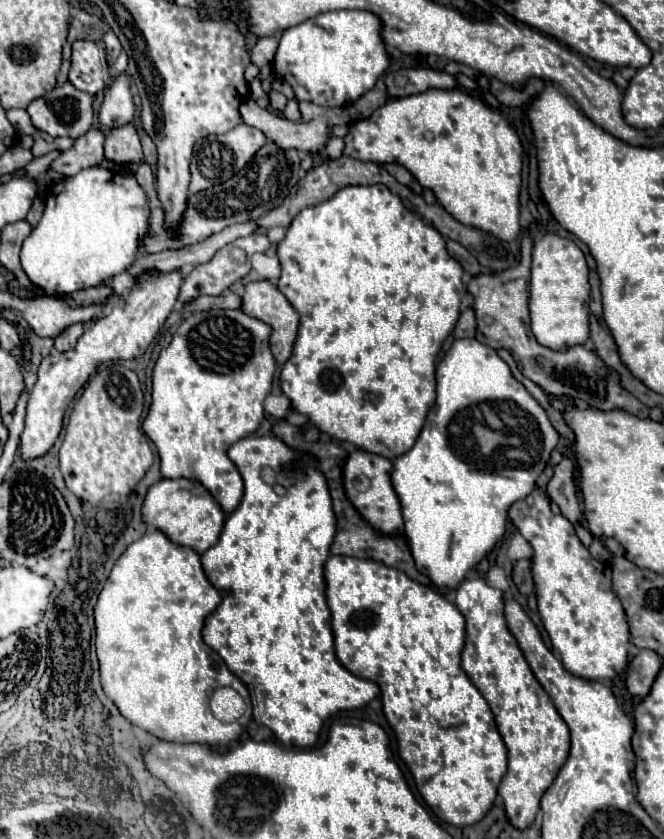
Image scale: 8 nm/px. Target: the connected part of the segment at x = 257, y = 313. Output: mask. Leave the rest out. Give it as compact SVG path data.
M267 280L249 282L241 296L241 310L273 328L271 352L279 364L287 362L297 336L299 314L277 290L277 286Z

